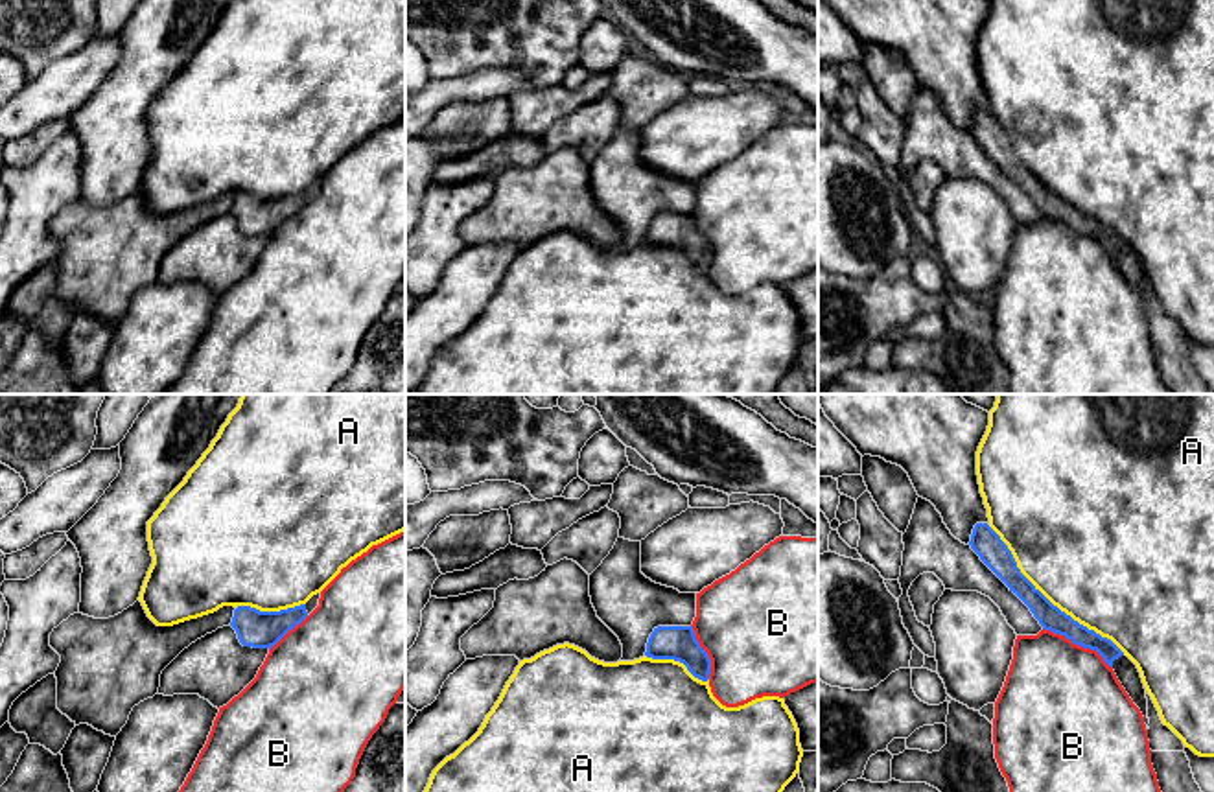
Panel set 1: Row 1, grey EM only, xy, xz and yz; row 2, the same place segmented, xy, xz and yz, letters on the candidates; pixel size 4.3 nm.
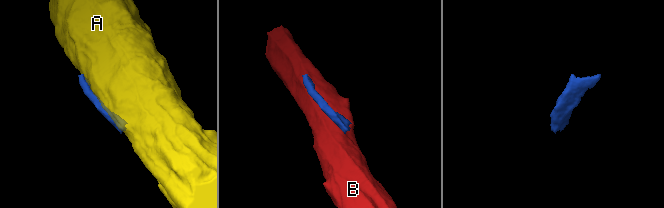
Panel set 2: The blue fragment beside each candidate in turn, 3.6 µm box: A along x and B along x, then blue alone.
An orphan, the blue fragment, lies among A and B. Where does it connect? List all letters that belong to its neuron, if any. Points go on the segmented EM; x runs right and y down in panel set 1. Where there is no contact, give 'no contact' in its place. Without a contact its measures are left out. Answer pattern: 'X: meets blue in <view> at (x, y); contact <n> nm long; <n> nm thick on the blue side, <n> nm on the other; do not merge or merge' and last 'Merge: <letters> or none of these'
A: meets blue in yz at (1049, 601); contact 800 nm long; 110 nm thick on the blue side, 500 nm on the other; do not merge
B: meets blue in yz at (1078, 643); contact 360 nm long; 110 nm thick on the blue side, 480 nm on the other; do not merge
Merge: none of these

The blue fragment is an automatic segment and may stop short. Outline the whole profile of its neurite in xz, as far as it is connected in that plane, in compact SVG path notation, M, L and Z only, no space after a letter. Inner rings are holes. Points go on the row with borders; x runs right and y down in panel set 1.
M658 626L648 637L647 658L674 659L687 667L687 670L707 681L711 674L711 659L696 641L693 626Z

